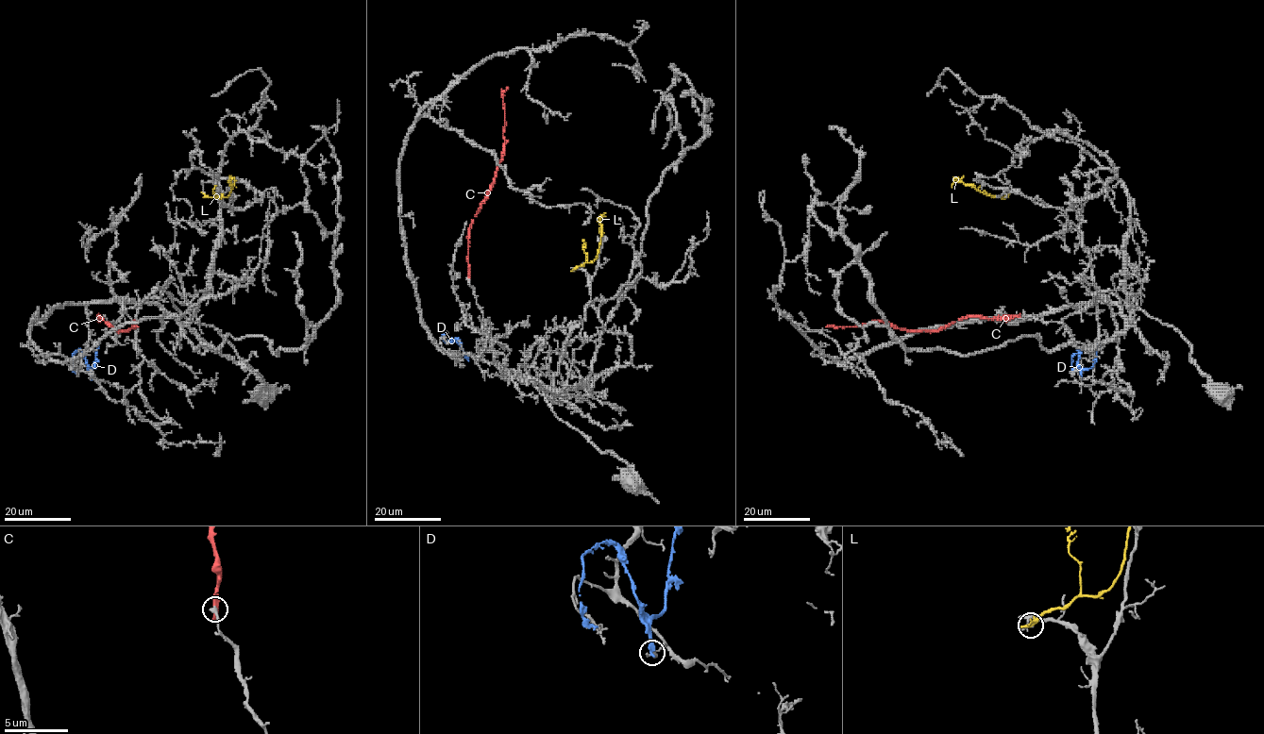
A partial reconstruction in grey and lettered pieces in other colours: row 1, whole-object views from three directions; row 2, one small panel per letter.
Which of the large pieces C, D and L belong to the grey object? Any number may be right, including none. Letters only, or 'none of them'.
none of them

